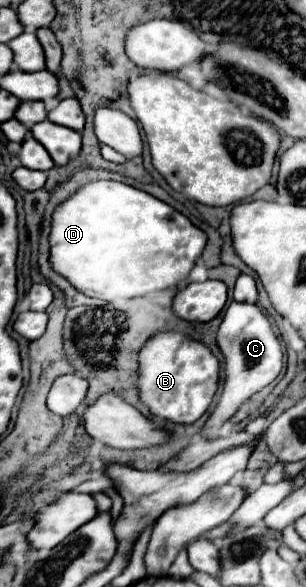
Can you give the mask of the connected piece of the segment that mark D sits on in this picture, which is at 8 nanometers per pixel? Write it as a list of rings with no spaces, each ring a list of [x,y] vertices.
[[[90,181],[62,201],[50,223],[50,267],[86,297],[130,299],[176,287],[200,257],[206,235],[164,201],[120,181]]]

